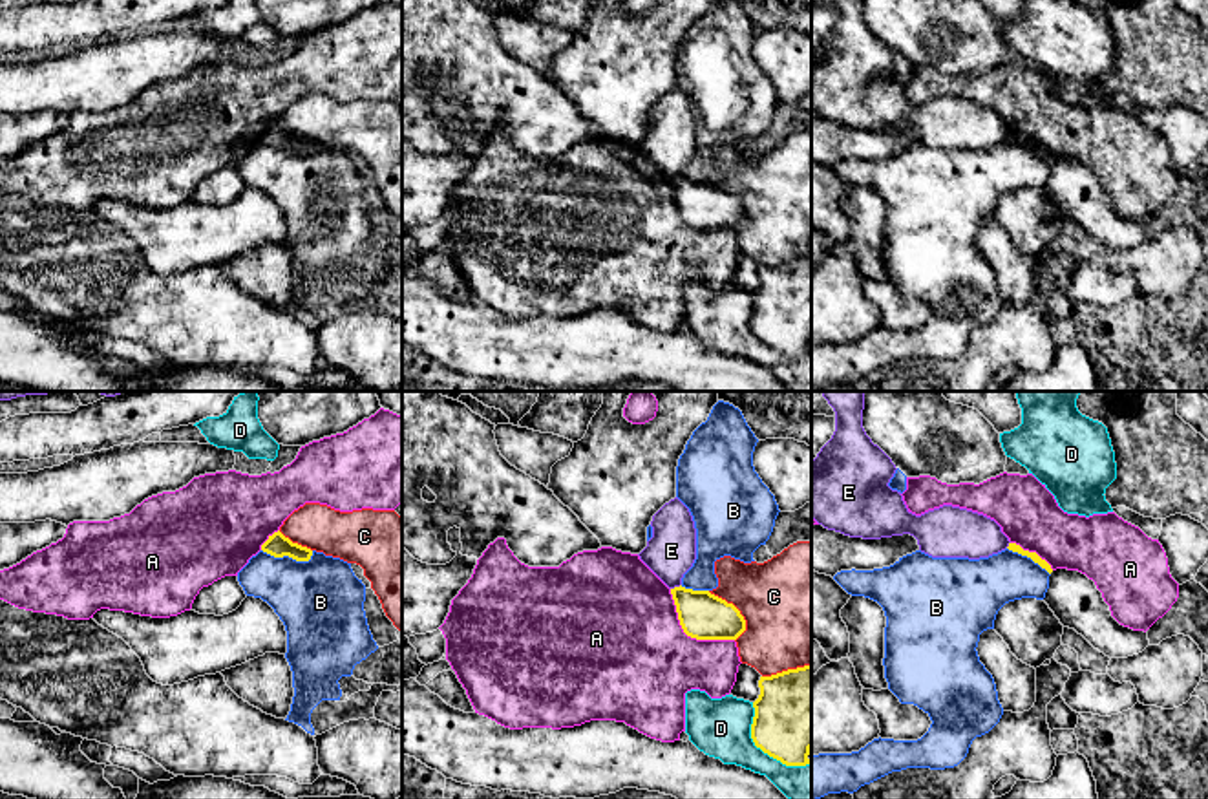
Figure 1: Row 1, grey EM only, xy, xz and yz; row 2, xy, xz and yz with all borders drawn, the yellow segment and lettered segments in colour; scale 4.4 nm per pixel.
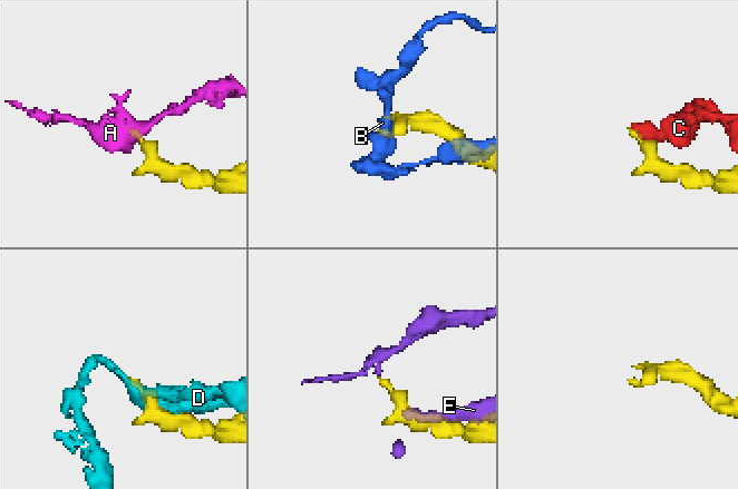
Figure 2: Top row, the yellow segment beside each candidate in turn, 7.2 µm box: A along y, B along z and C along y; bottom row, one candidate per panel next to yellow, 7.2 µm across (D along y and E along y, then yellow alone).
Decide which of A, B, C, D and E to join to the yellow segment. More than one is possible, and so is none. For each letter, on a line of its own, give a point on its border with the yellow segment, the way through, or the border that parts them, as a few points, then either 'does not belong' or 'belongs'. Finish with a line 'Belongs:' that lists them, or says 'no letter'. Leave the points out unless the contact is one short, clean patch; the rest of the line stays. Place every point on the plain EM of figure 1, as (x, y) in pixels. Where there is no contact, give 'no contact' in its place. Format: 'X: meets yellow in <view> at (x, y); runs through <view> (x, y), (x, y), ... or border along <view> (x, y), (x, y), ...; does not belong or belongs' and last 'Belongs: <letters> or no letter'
A: meets yellow in xz at (688, 225); border along xz (669, 180), (678, 214), (688, 225), (733, 231); does not belong
B: meets yellow in xy at (287, 145); border along xy (262, 139), (275, 147), (296, 150), (307, 150), (313, 145); does not belong
C: meets yellow in xz at (739, 202); does not belong
D: meets yellow in xz at (761, 339); does not belong
E: meets yellow in xz at (675, 178); border along xz (680, 174), (671, 180); does not belong
Belongs: no letter

